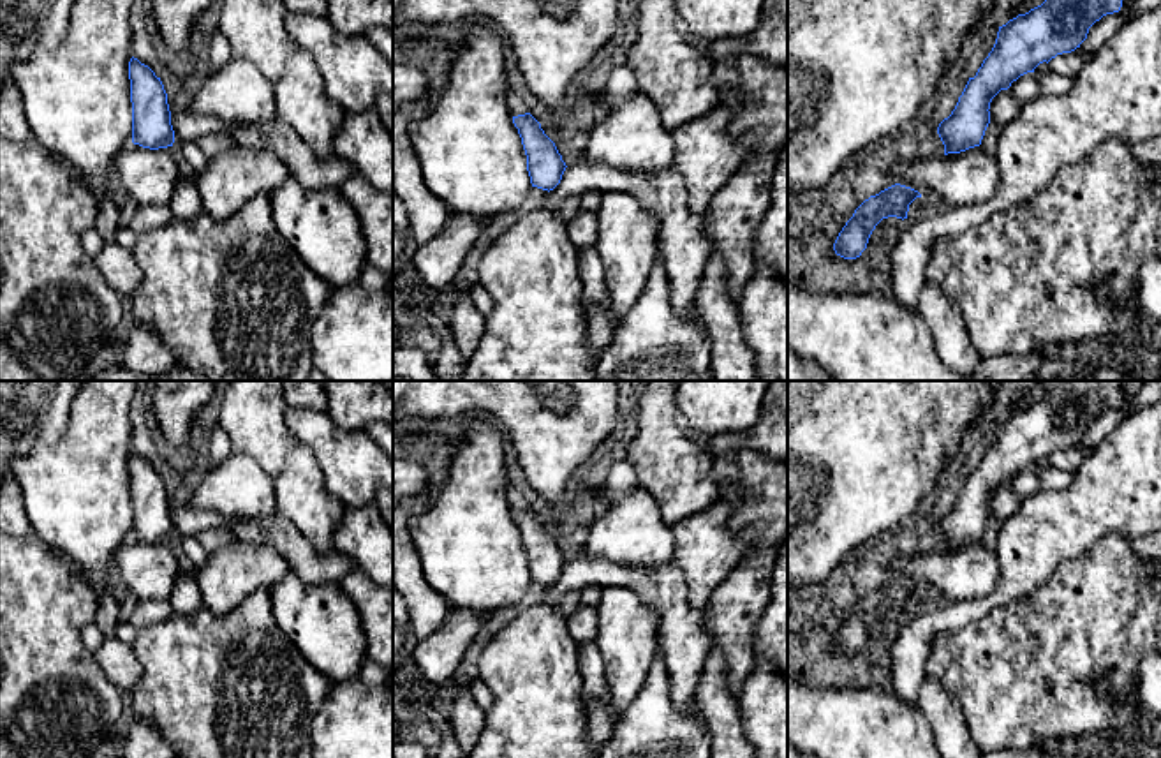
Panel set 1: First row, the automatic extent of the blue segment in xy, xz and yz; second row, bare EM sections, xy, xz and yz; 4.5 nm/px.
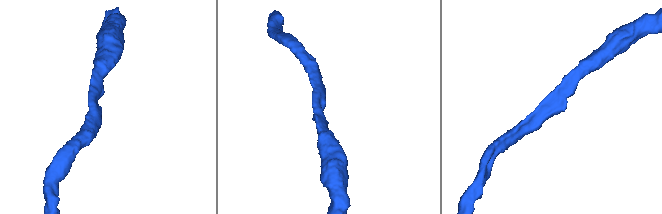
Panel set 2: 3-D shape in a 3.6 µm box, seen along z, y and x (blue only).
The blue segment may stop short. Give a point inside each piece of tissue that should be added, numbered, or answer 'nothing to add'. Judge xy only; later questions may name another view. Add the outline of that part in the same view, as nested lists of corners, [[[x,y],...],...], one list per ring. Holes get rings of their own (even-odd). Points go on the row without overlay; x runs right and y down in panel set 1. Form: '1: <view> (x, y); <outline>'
nothing to add

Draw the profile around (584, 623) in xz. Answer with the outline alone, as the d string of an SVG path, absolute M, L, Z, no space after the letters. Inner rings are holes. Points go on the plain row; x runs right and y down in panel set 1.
M580 605L578 610L567 617L567 624L578 645L594 642L597 636L597 608Z

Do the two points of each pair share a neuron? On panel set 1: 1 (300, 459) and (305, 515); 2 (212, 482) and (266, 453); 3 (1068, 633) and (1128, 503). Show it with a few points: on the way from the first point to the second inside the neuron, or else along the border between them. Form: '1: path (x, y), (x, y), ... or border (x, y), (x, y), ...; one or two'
1: path (300, 473), (300, 496), (303, 501); one
2: border (233, 450), (245, 452), (273, 478); two
3: border (1131, 540), (1121, 535), (1103, 535), (1079, 556); two

